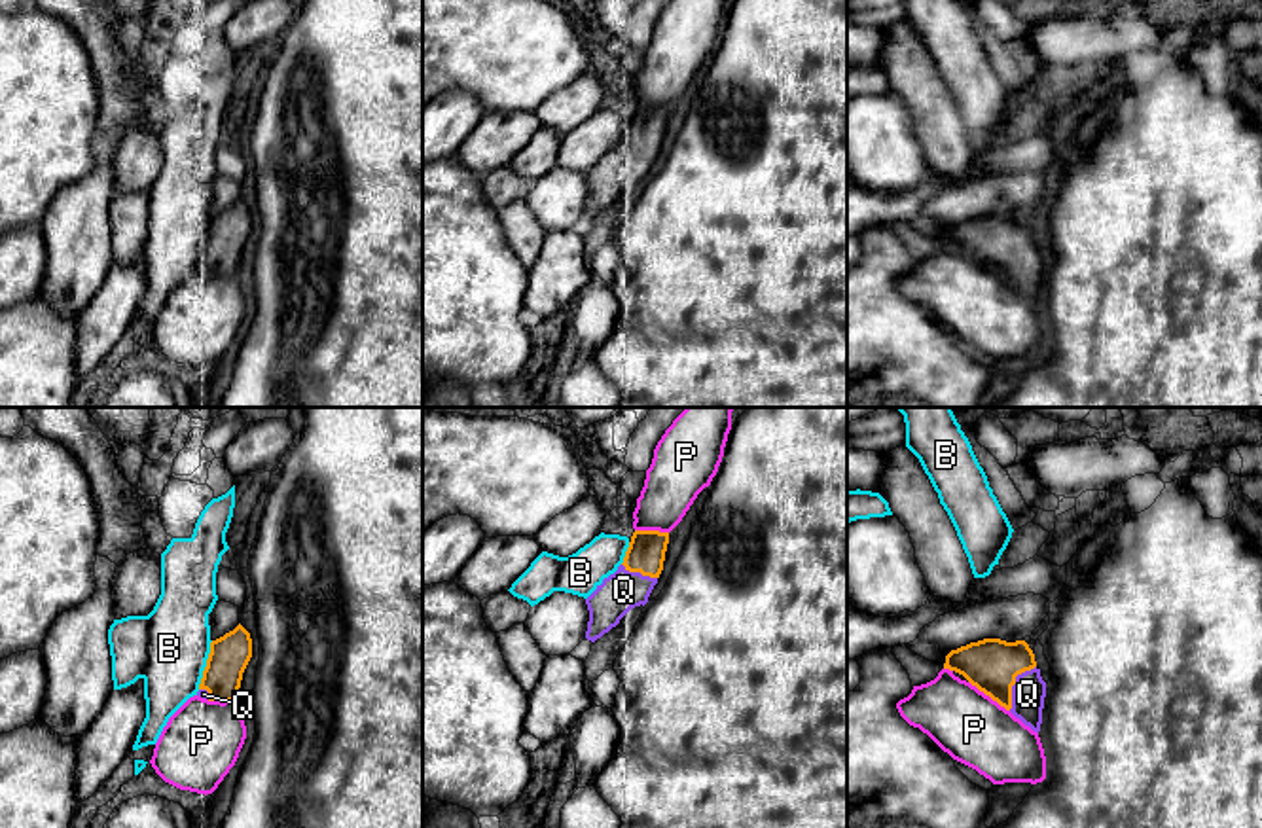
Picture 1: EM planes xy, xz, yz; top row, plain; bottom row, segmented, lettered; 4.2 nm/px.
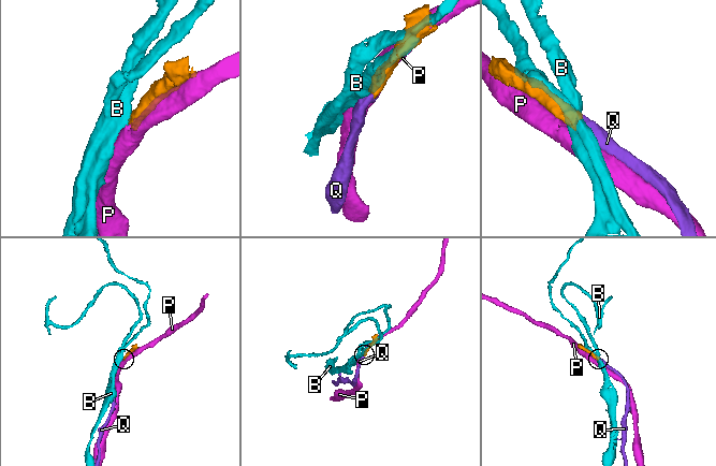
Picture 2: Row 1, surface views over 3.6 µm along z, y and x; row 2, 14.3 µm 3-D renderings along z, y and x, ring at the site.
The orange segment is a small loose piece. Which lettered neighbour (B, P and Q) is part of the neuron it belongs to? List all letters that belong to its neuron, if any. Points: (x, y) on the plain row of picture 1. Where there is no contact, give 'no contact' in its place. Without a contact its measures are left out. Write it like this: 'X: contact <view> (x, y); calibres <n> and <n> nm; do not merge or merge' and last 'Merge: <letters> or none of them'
B: contact xy (207, 241); calibres 170 and 340 nm; do not merge
P: contact yz (990, 271); calibres 220 and 300 nm; do not merge
Q: contact yz (1014, 258); calibres 220 and 140 nm; merge
Merge: Q

